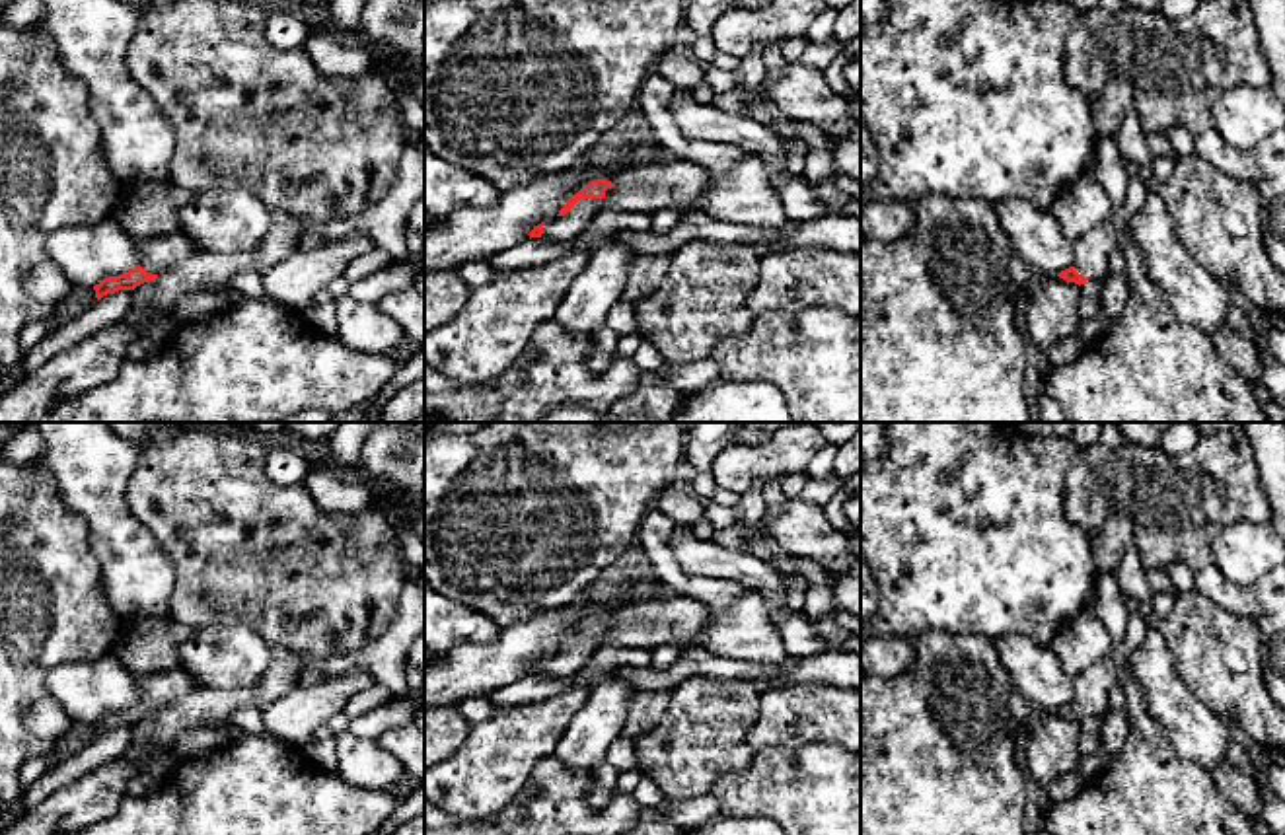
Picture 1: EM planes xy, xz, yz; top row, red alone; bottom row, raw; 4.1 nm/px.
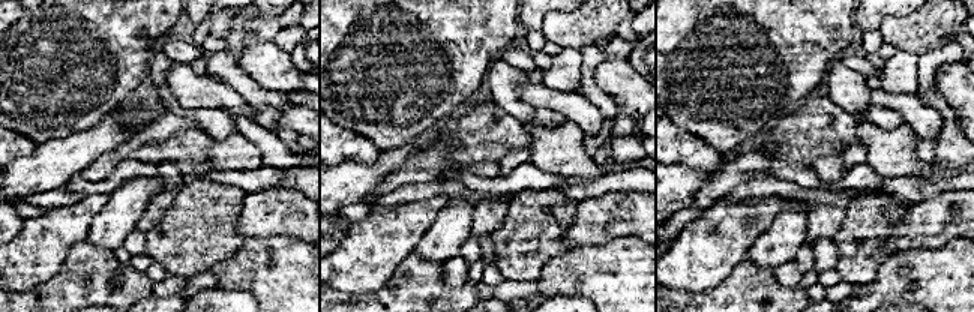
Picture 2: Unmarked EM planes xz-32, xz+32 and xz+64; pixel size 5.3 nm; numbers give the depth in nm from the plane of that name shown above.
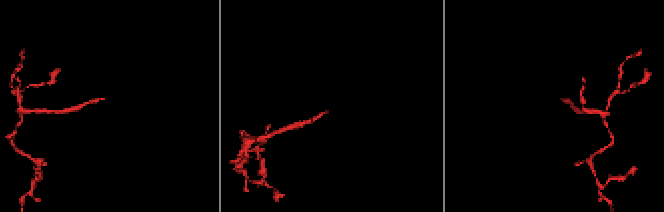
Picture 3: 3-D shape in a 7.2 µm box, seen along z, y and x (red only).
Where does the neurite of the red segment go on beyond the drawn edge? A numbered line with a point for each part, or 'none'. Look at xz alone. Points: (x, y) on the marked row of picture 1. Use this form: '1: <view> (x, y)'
1: xz (579, 217)

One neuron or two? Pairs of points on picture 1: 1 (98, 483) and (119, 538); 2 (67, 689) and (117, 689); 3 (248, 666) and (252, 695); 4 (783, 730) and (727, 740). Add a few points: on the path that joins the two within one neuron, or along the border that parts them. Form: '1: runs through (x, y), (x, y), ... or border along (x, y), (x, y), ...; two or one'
1: runs through (96, 497), (111, 524); one
2: runs through (78, 689), (92, 695), (106, 689); one
3: border along (265, 674), (244, 689); two
4: border along (762, 695), (748, 736), (756, 752); two

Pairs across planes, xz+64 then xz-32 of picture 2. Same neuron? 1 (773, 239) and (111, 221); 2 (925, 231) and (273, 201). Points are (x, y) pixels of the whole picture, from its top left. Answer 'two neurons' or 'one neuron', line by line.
1: one neuron
2: one neuron

